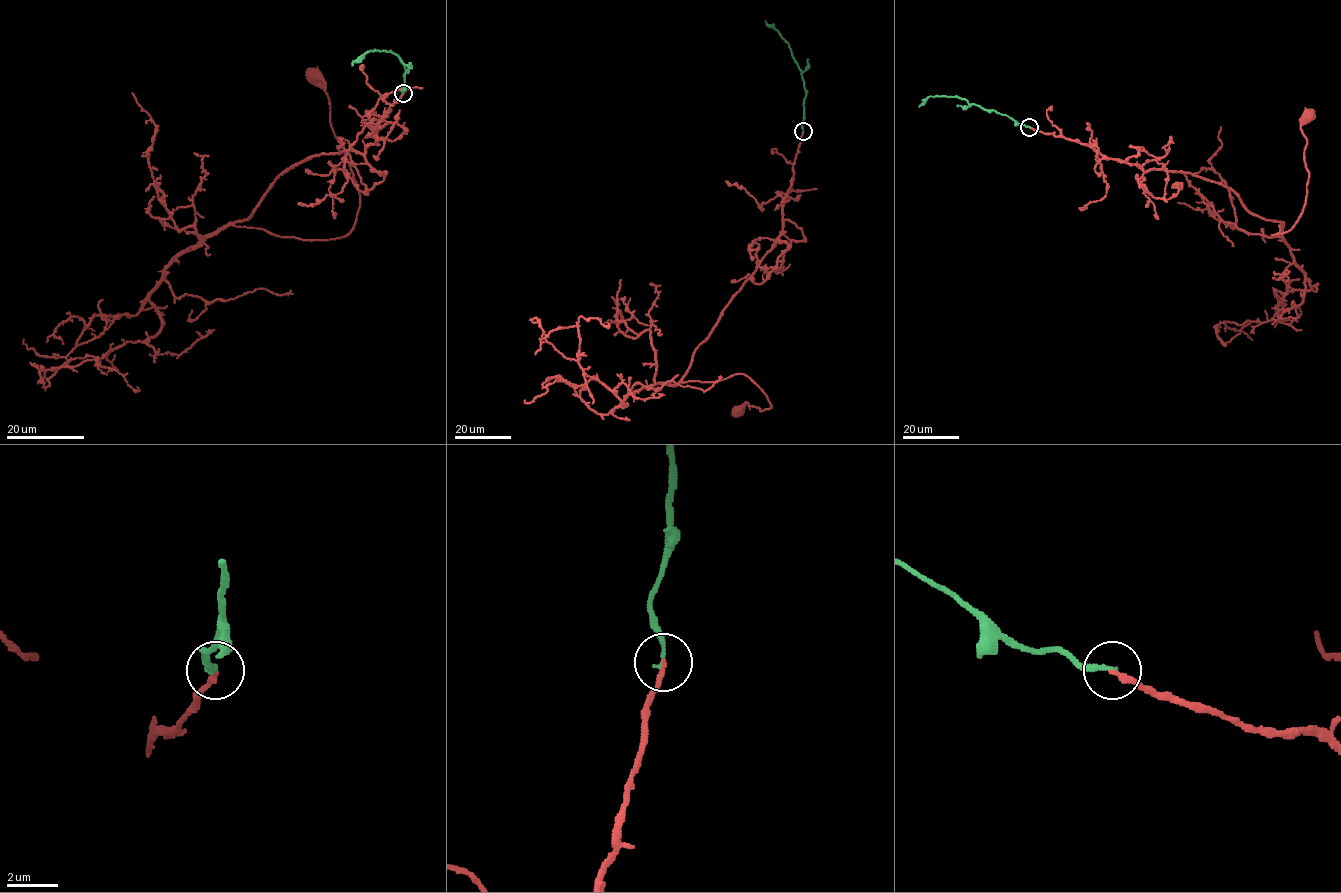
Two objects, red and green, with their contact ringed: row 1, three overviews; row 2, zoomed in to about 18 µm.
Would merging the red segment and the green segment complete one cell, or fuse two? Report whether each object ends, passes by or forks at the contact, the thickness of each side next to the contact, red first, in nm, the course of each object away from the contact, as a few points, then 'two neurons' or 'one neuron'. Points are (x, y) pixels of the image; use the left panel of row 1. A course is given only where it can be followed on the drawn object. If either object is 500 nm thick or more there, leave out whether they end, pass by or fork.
red ends | green ends | 200/170 nm | red via (403, 92), (363, 153), (299, 162), (236, 226), (303, 239), (352, 230), (357, 184), (315, 78) | green via (403, 92), (401, 89), (408, 70), (395, 54), (369, 51), (353, 65) | two neurons

